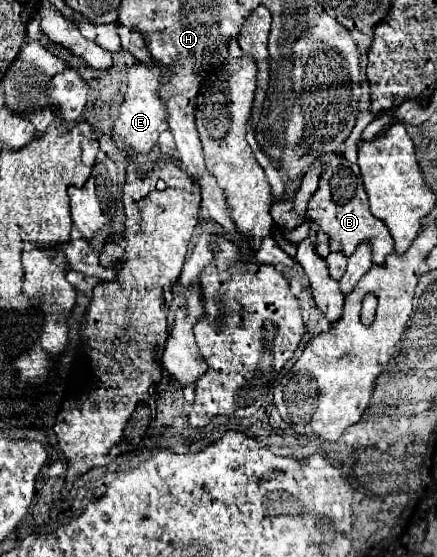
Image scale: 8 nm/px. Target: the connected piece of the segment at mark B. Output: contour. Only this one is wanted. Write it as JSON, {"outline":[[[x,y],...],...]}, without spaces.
{"outline":[[[328,153],[324,157],[318,157],[314,161],[314,167],[322,167],[324,171],[322,171],[322,175],[318,179],[316,193],[308,201],[306,213],[308,213],[308,217],[312,217],[316,221],[316,225],[324,233],[330,235],[330,249],[332,251],[342,251],[346,255],[352,255],[354,249],[358,247],[358,243],[370,241],[372,243],[372,261],[374,263],[384,263],[386,255],[394,251],[394,241],[392,241],[384,221],[376,219],[370,213],[368,197],[364,193],[362,177],[358,173],[358,165],[350,163],[344,155]]]}

